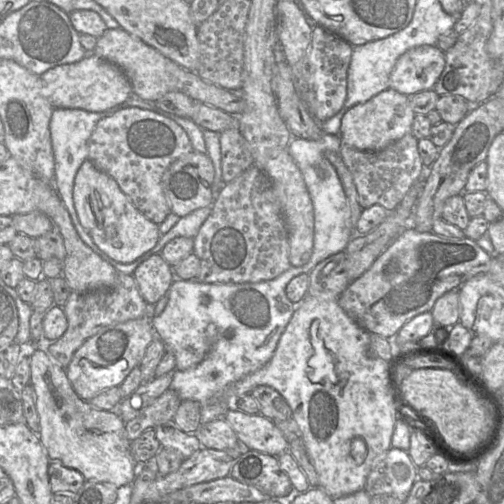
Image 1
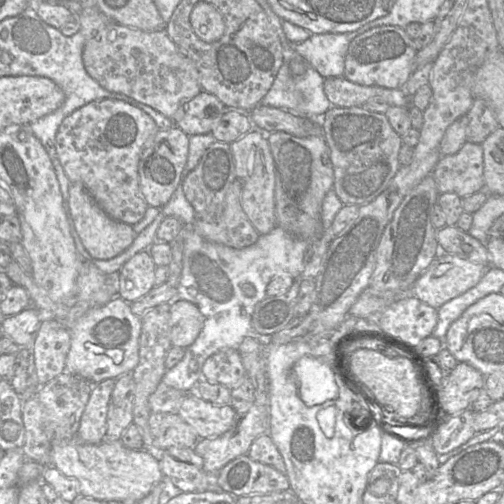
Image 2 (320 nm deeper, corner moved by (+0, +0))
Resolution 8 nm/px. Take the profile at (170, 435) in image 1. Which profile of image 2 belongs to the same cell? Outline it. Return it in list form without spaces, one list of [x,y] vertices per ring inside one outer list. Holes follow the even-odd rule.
[[[170,447],[165,451],[157,451],[164,479],[170,480],[182,492],[221,491],[217,473],[208,473],[203,469],[203,460],[193,448]]]

